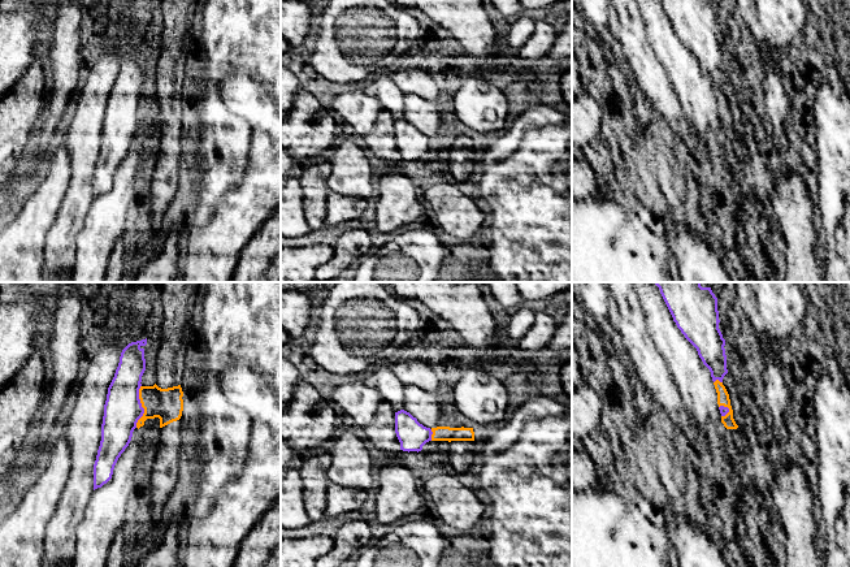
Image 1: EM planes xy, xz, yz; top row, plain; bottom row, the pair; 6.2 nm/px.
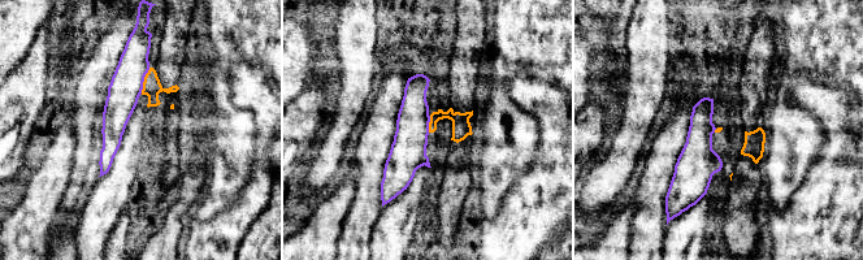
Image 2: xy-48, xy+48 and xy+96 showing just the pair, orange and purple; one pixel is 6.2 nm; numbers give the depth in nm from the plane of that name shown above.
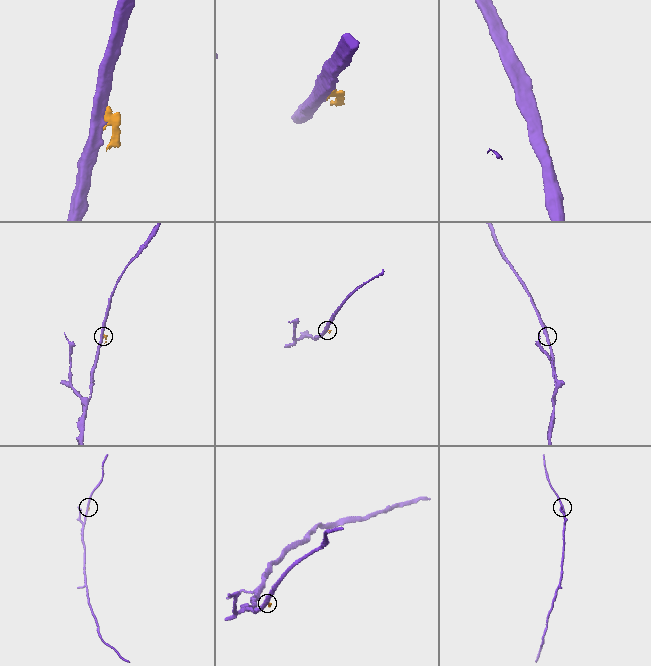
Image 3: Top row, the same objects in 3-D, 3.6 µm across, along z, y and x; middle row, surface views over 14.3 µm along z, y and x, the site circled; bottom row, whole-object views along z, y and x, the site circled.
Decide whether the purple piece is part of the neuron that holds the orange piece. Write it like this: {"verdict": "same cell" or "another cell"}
{"verdict": "another cell"}

